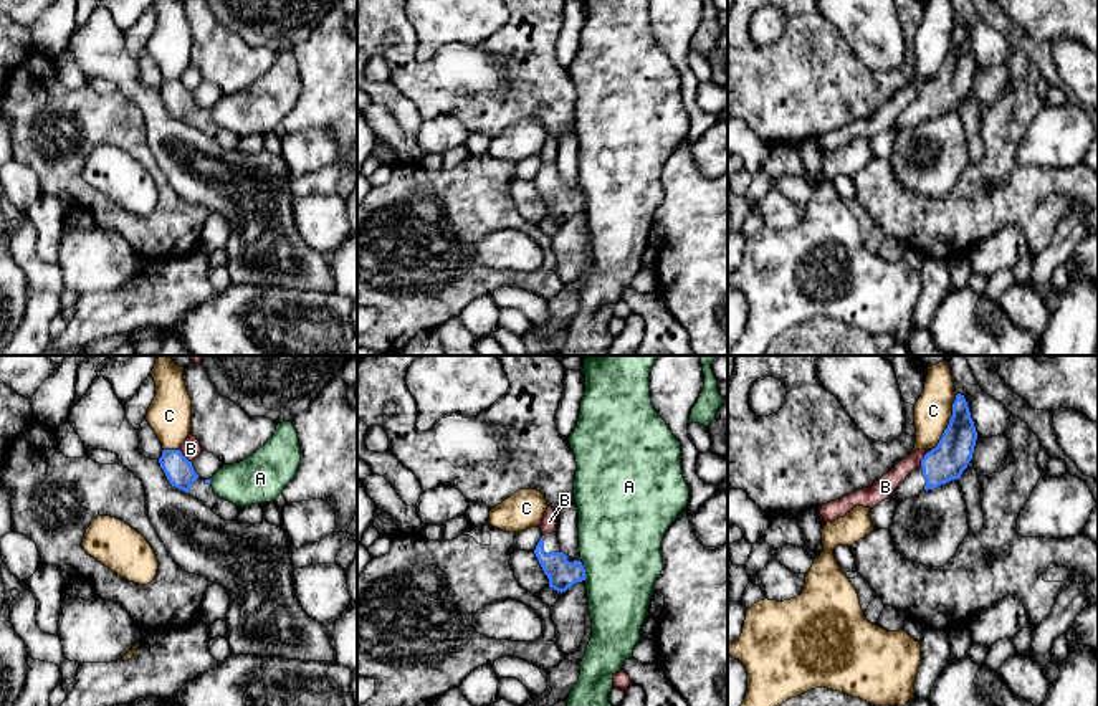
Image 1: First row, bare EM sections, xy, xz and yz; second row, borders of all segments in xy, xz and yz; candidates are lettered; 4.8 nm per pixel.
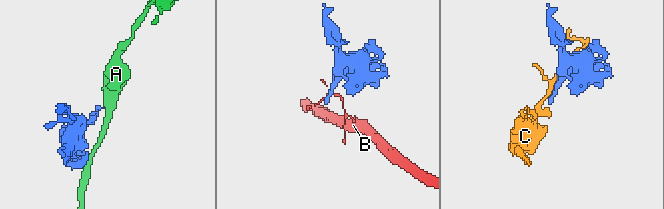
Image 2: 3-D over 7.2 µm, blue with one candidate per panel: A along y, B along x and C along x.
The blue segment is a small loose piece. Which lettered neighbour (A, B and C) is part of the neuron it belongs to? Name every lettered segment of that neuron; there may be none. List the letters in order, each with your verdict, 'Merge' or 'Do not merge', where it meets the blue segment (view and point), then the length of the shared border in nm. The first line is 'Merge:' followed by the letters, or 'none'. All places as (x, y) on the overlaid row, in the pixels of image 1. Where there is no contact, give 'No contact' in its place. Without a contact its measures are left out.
Merge: none
A: Do not merge. Touches blue at xz (584, 572). Shared border 100 nm
B: Do not merge. Touches blue at yz (925, 457). Shared border 100 nm
C: Do not merge. Touches blue at yz (950, 424). Shared border 300 nm

